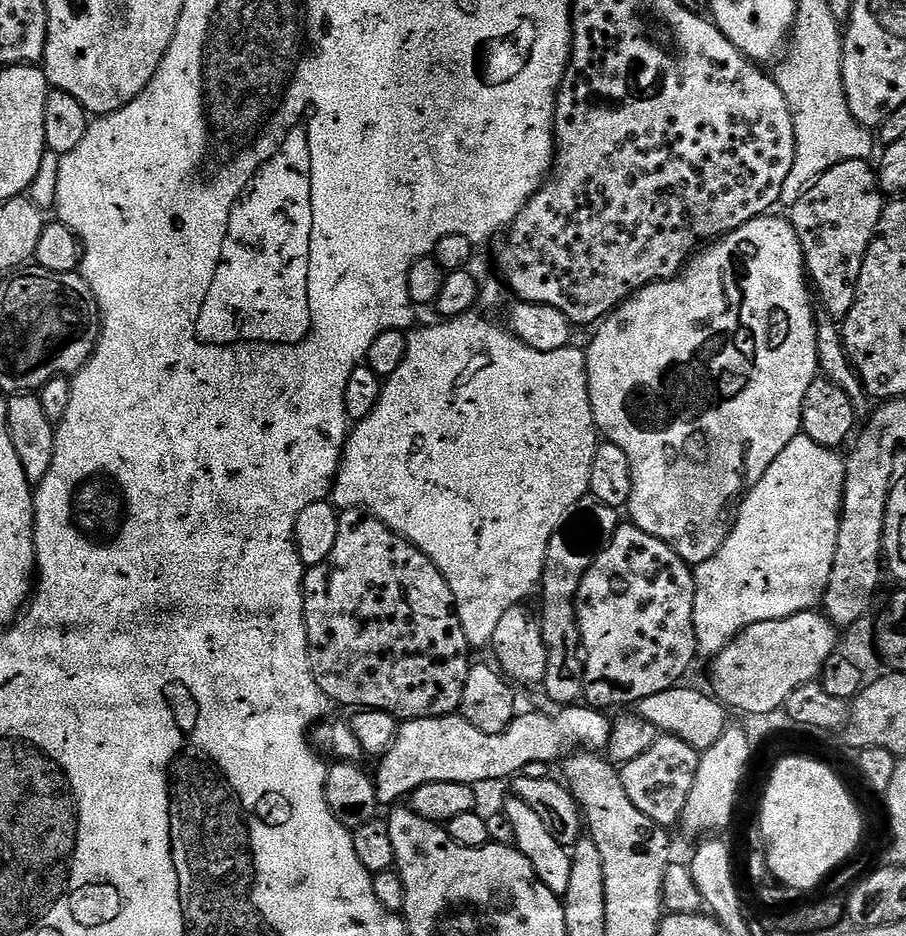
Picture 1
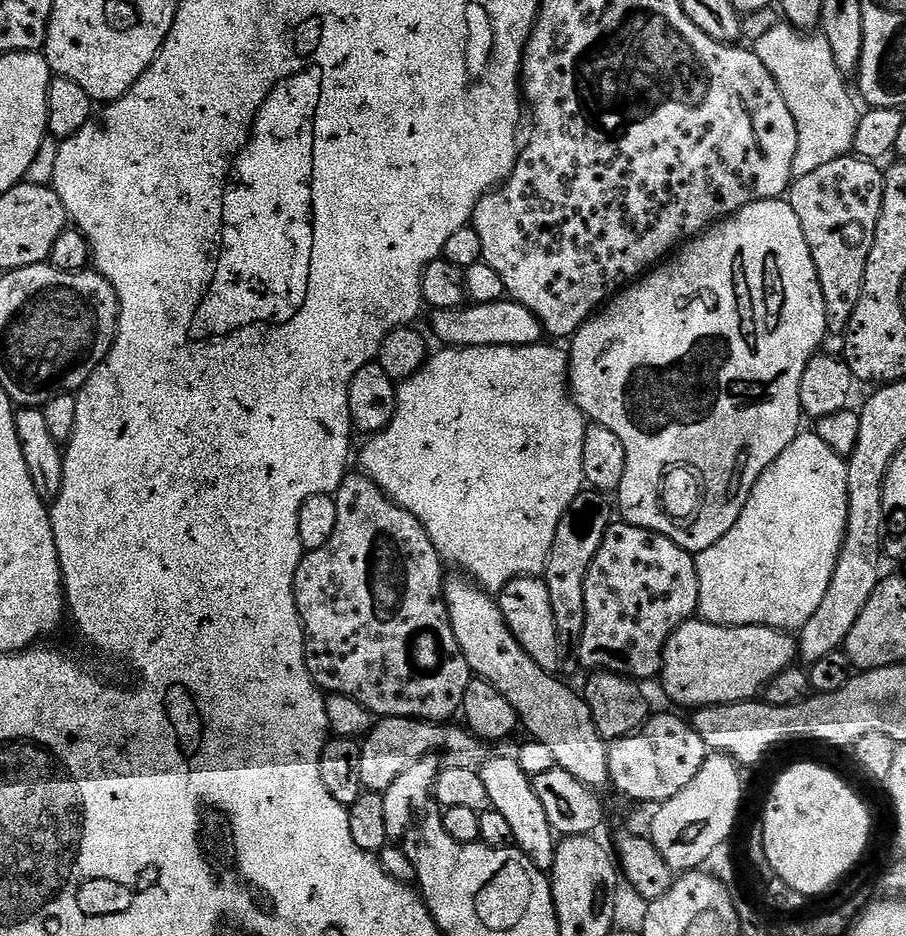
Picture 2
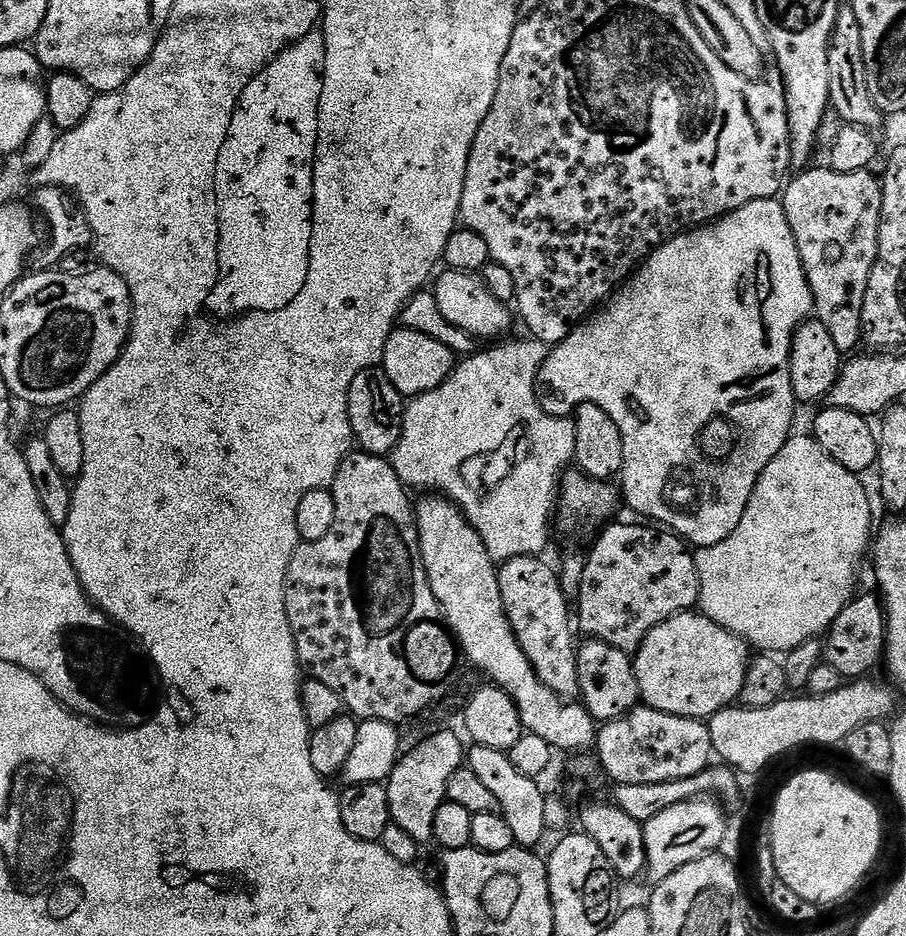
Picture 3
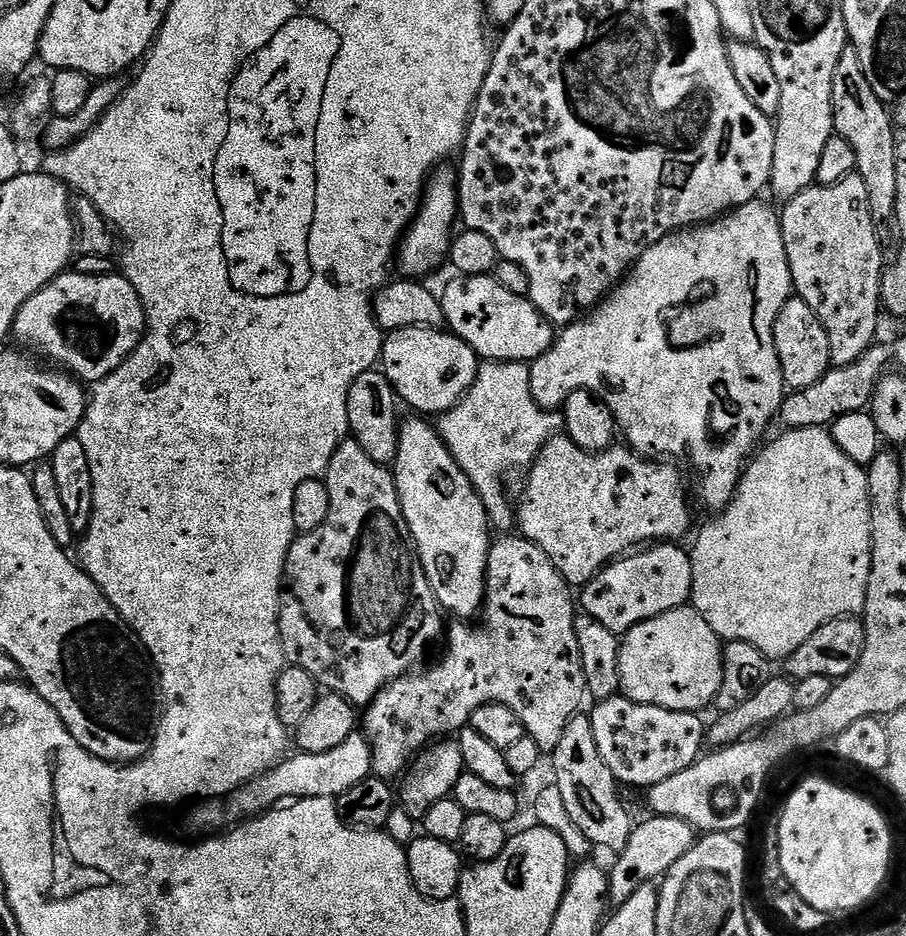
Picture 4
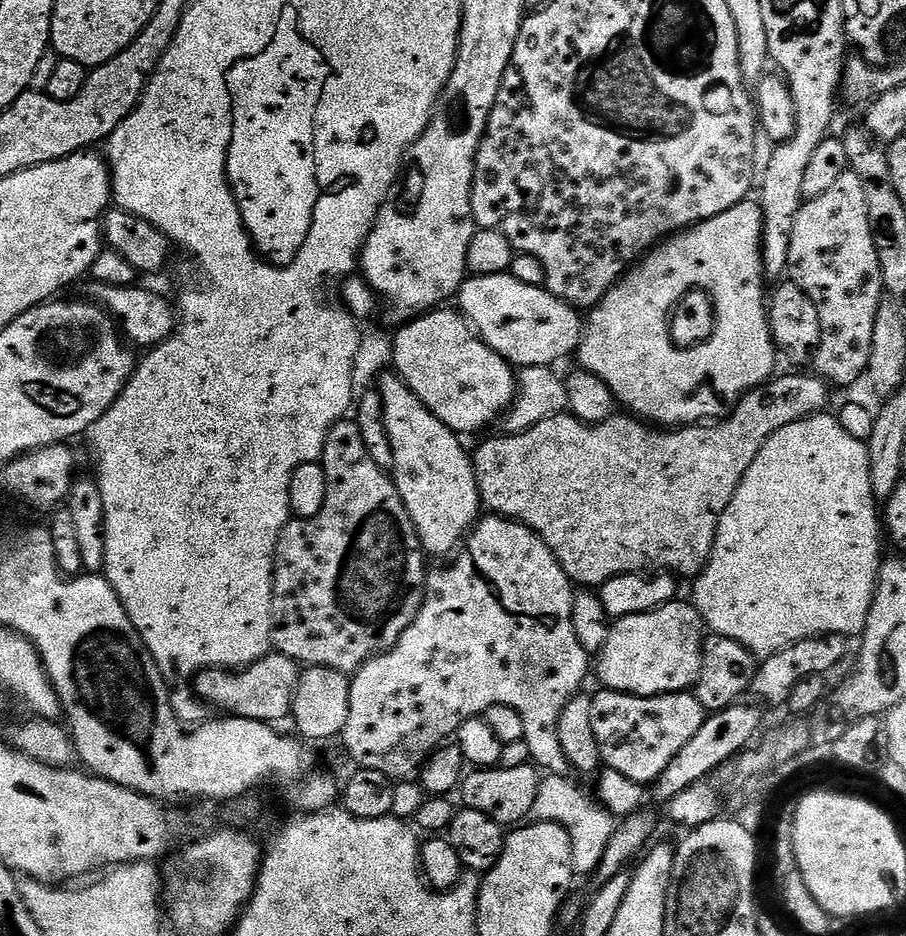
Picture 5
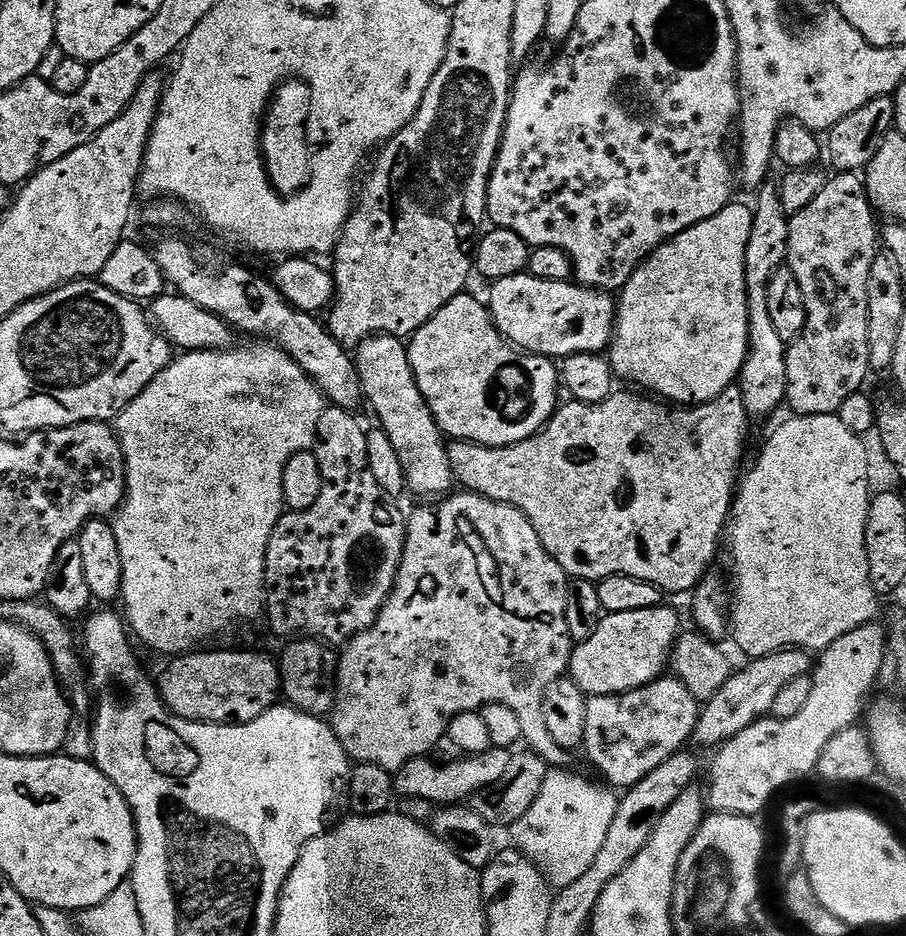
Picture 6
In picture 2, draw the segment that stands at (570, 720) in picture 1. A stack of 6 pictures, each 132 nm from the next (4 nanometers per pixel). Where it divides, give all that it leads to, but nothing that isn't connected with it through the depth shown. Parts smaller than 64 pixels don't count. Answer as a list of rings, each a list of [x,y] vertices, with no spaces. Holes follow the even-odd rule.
[[[393,716],[381,719],[362,740],[360,753],[362,754],[363,791],[382,794],[394,783],[394,778],[398,778],[398,774],[402,774],[402,770],[410,770],[410,766],[414,766],[414,762],[418,762],[427,756],[453,752],[456,755],[453,757],[464,758],[460,756],[468,756],[478,747],[478,741],[471,732],[465,730],[463,727],[460,727],[461,729],[448,727],[452,726],[445,726],[440,722],[432,723],[426,720],[407,720],[406,718],[394,718]]]

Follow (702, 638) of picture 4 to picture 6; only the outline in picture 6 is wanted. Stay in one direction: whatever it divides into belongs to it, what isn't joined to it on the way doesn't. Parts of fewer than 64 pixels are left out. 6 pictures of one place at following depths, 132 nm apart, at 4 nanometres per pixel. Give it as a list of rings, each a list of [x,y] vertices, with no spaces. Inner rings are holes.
[[[661,606],[650,610],[626,610],[610,612],[600,619],[598,630],[586,638],[586,642],[575,645],[568,663],[567,675],[584,691],[585,696],[617,696],[635,688],[646,686],[650,682],[661,679],[663,670],[669,663],[672,647],[682,631],[680,616],[672,608]]]

